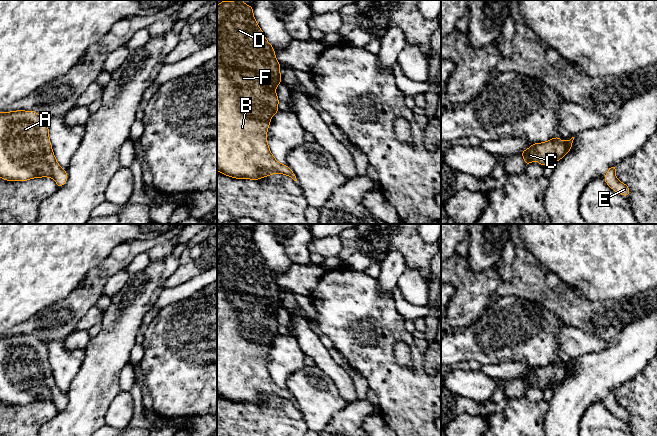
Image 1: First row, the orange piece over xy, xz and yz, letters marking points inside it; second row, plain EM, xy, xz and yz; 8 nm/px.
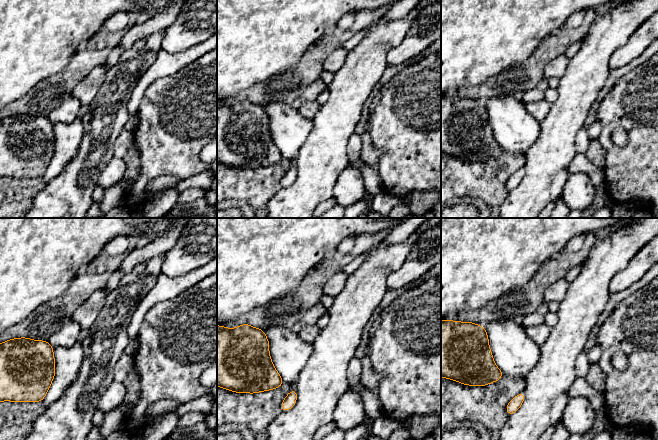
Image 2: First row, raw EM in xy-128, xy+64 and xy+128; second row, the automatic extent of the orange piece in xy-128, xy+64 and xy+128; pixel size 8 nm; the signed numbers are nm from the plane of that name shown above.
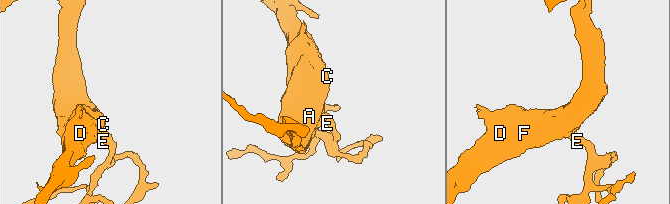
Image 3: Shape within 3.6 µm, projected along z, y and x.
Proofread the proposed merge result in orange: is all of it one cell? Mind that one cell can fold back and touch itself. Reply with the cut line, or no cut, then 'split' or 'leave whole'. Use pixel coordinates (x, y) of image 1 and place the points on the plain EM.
no cut; leave whole

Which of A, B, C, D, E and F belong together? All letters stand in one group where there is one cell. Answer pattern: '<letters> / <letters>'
A B C D E F

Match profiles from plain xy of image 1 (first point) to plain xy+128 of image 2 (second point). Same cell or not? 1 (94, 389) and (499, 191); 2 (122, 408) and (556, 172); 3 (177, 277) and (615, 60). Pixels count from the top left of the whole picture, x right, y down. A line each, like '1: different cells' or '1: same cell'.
1: different cells
2: different cells
3: same cell

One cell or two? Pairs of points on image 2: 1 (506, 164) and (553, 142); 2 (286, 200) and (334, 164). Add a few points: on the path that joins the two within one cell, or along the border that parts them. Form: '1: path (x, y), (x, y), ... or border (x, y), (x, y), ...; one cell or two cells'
1: border (525, 152), (525, 163), (522, 168); two cells
2: path (298, 198), (322, 174); one cell

